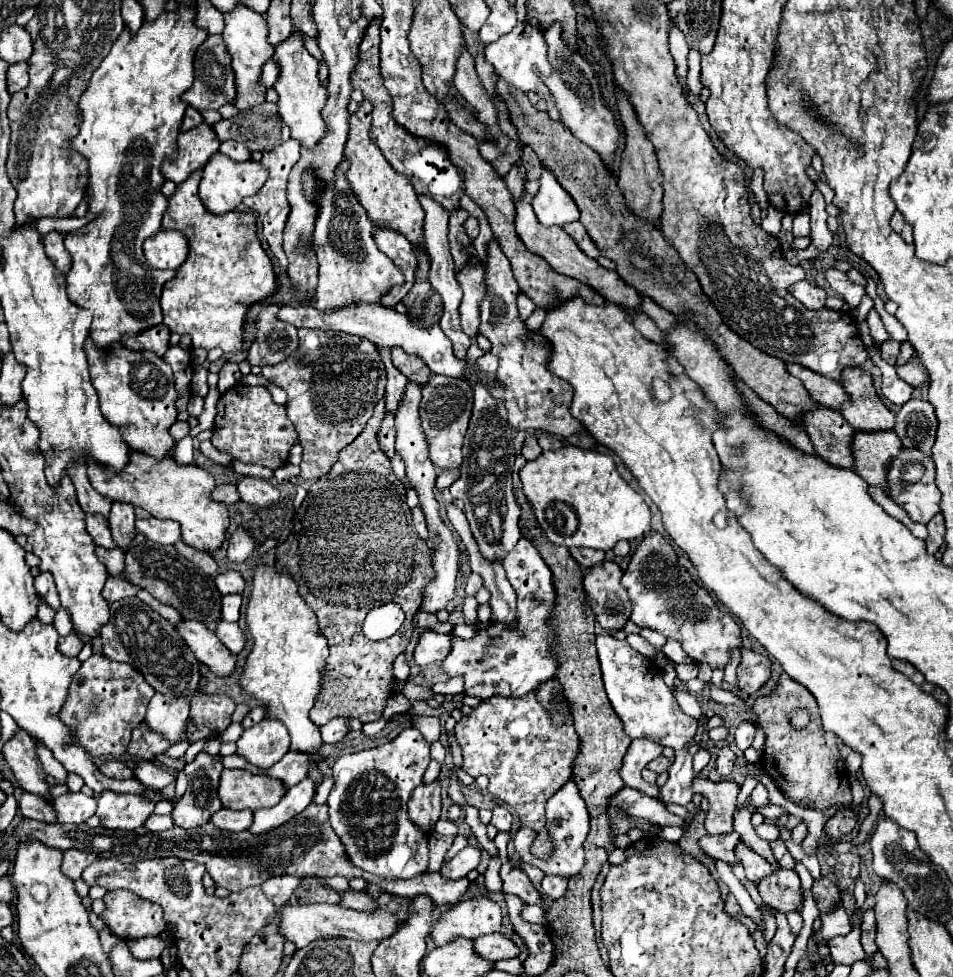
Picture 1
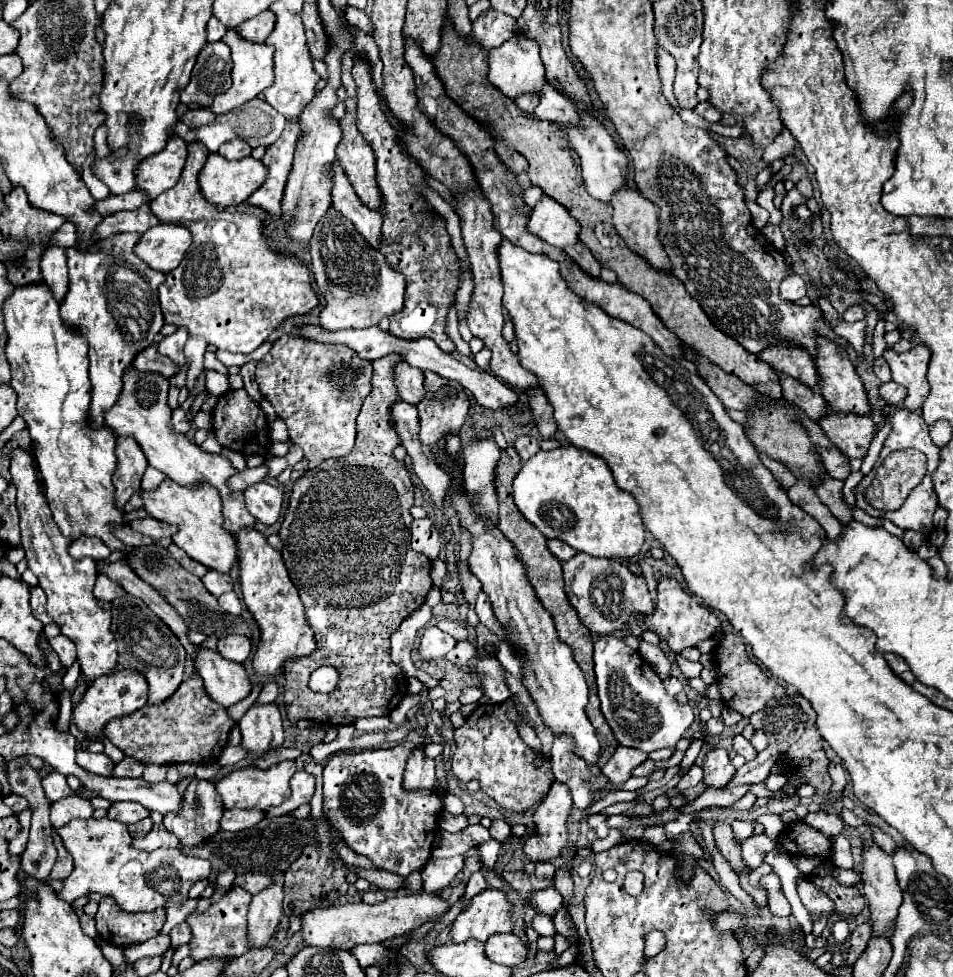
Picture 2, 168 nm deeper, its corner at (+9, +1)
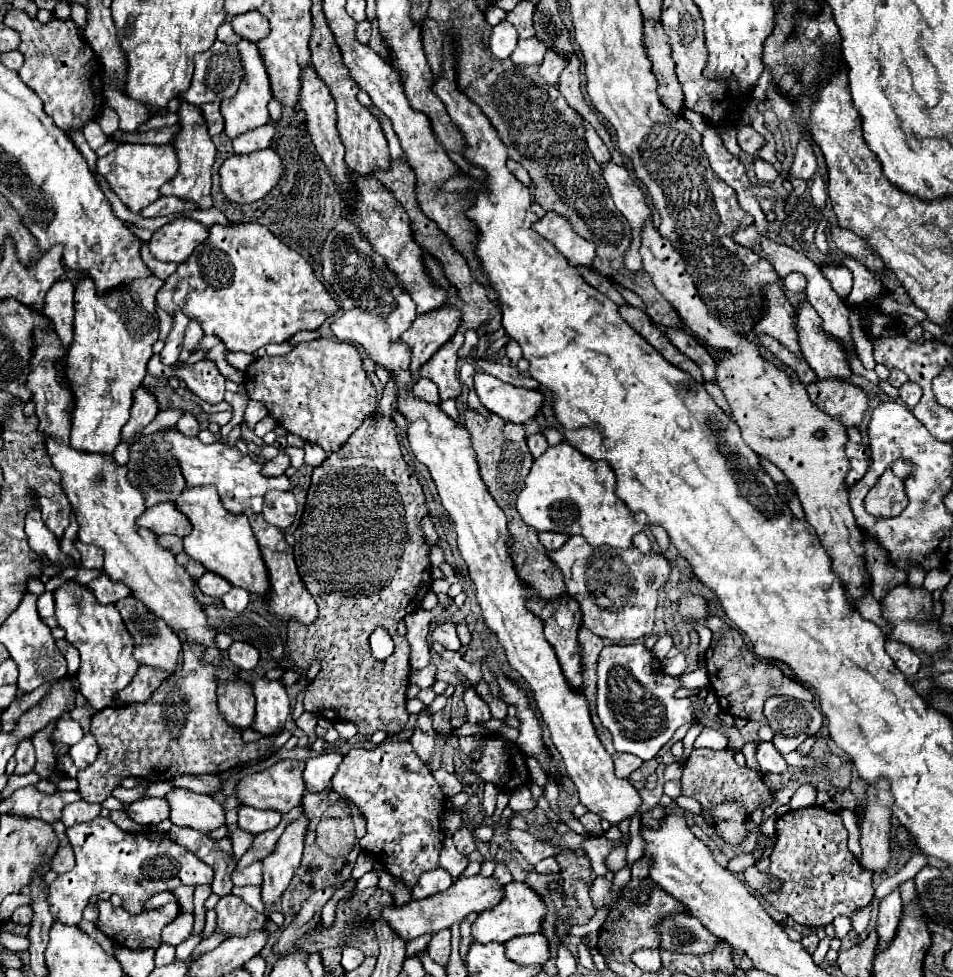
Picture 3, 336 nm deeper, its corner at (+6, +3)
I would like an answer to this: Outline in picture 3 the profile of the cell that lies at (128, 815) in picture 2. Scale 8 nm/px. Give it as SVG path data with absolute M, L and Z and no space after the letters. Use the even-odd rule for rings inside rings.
M146 798L130 804L128 816L142 826L154 826L166 818L170 818L170 804L166 798Z

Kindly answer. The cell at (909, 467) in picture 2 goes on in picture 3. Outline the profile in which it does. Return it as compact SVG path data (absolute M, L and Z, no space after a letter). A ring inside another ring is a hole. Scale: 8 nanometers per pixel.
M894 462L882 476L880 482L866 496L866 512L876 518L894 518L898 516L908 498L904 494L904 478L908 478L912 470L910 462Z

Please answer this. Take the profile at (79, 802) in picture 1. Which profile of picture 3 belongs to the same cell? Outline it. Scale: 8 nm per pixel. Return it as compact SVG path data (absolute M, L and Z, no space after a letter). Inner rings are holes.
M78 800L78 802L72 802L64 808L64 814L62 814L62 822L66 828L78 824L78 822L90 822L94 820L96 816L100 814L100 804L88 804L84 800Z

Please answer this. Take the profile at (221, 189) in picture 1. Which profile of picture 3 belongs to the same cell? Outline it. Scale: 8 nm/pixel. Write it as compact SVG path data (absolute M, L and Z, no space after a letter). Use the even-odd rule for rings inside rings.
M272 148L250 152L250 154L234 154L232 158L224 160L224 164L220 166L220 188L226 194L226 198L230 198L232 202L252 204L264 198L270 190L274 190L282 176L284 176L282 158Z

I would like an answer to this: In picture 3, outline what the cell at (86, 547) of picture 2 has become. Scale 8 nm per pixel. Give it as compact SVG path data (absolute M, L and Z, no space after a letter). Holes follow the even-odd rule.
M78 540L76 548L82 554L82 566L84 568L88 568L88 570L102 570L102 556L104 554L100 554L100 550L96 550L96 546L88 546L88 544L82 544Z

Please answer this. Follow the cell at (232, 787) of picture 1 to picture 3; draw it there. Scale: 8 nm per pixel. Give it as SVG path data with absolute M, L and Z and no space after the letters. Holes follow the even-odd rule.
M282 760L264 772L250 774L236 786L236 796L246 806L252 806L258 810L276 810L276 812L286 814L292 808L302 804L302 794L304 794L302 772L304 772L304 766L306 766L304 760Z

